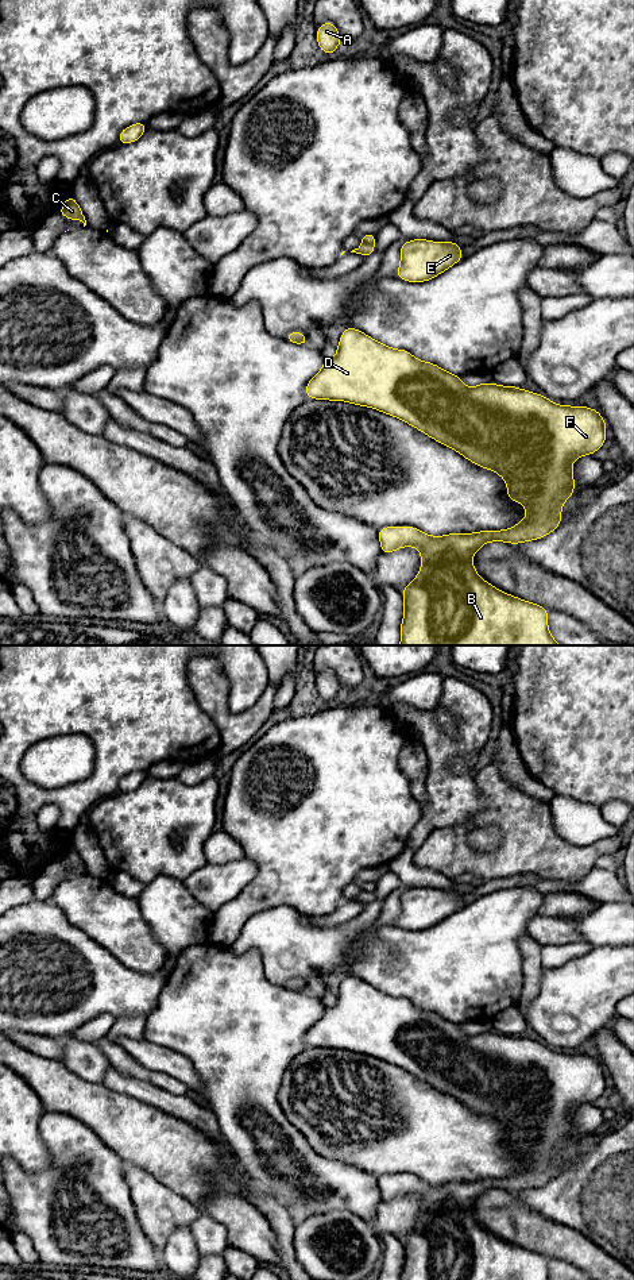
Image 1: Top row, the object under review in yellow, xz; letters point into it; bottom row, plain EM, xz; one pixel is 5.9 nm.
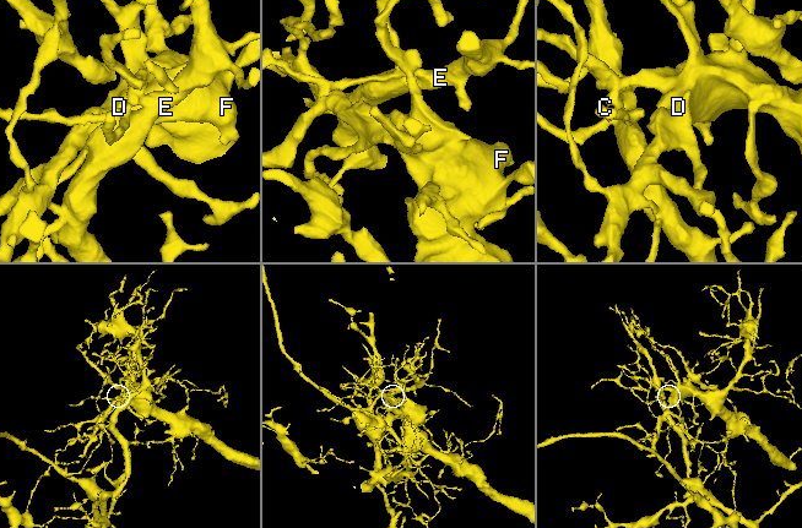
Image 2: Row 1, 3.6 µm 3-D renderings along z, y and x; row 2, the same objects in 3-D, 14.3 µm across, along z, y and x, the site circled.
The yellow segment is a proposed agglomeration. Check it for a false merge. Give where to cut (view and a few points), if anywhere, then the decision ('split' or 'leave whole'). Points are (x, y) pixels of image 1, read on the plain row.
cut xz (363, 890), (372, 891); split

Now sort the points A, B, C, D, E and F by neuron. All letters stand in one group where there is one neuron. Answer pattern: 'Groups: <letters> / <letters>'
Groups: A B D F / C E

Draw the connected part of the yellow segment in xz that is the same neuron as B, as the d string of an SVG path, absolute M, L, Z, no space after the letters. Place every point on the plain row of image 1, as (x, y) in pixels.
M349 975L341 982L336 996L336 1005L325 1007L320 1021L306 1033L308 1046L347 1049L406 1069L475 1113L498 1121L507 1131L509 1148L521 1150L527 1160L515 1175L502 1179L429 1184L414 1175L378 1177L383 1202L402 1195L417 1195L421 1199L421 1219L402 1241L405 1261L401 1280L549 1280L545 1256L500 1239L482 1227L472 1212L472 1206L488 1190L518 1192L542 1187L558 1176L561 1156L575 1140L572 1111L583 1103L592 1103L606 1091L607 1075L600 1061L587 1055L557 1053L544 1044L517 1034L482 1030L479 1034L467 1036L459 1023L434 1011L420 1009L406 998L387 995Z

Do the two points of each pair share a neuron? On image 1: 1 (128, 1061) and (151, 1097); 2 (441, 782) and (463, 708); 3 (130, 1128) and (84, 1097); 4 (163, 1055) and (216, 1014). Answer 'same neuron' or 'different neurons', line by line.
1: different neurons
2: same neuron
3: same neuron
4: different neurons

